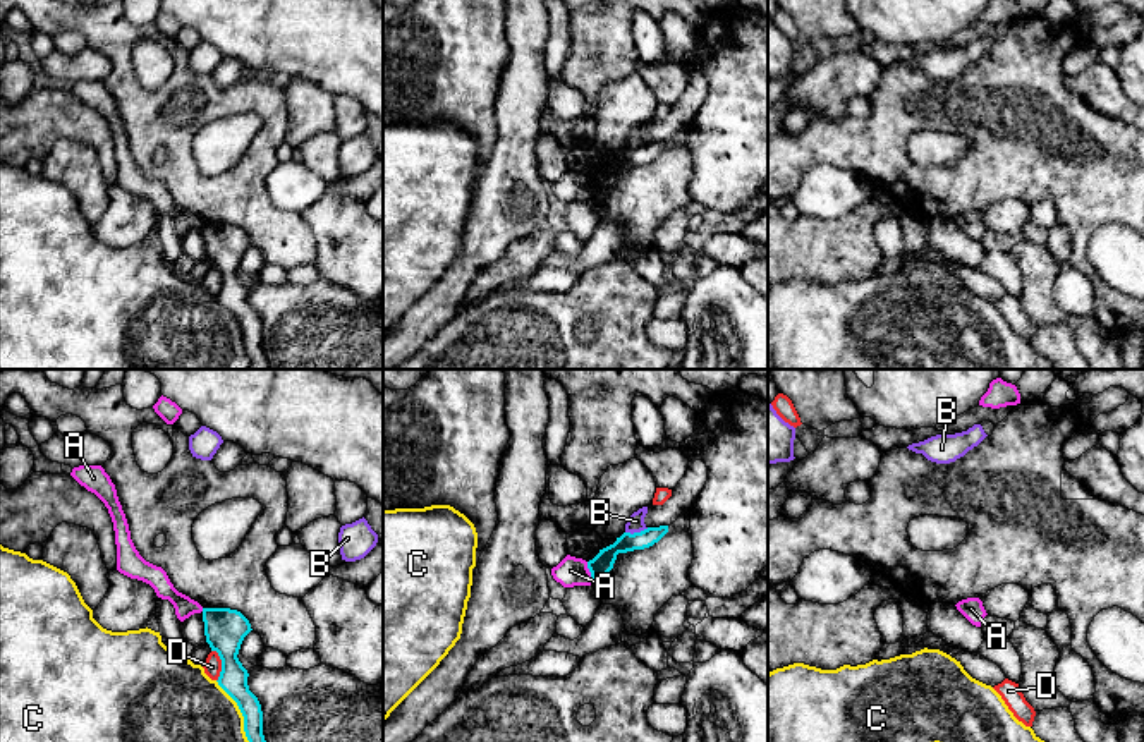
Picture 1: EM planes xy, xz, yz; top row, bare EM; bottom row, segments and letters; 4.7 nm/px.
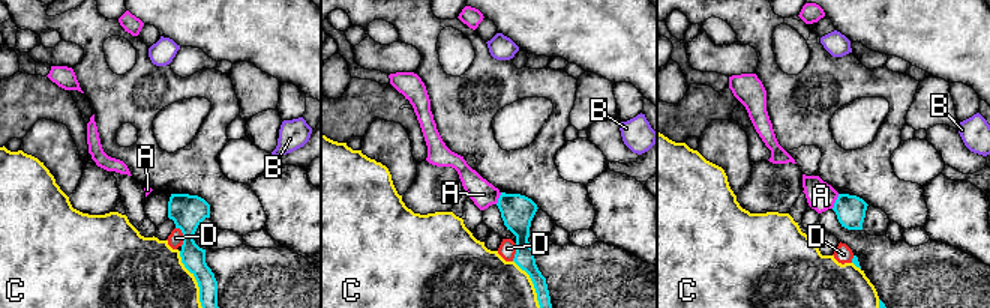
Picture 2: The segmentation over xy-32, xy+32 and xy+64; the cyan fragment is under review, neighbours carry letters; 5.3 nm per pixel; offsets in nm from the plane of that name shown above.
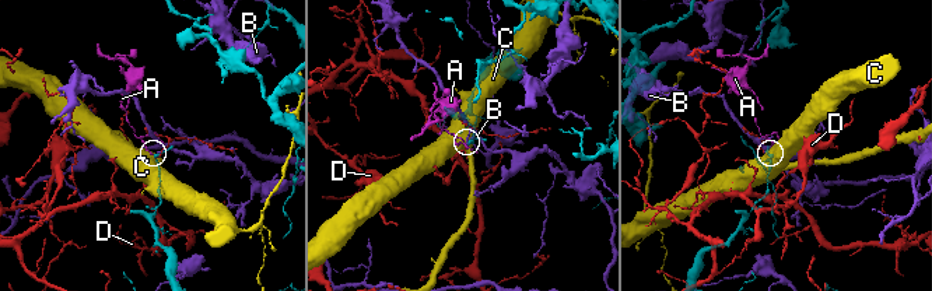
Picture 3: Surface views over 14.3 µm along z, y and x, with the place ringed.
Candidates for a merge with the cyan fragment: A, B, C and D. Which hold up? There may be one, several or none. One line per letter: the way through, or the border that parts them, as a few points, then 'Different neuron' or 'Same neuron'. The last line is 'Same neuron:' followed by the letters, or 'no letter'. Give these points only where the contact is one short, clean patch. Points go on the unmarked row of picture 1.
A: Boundary: xz (586, 177), (591, 196). Different neuron
B: Different neuron
C: Different neuron
D: Boundary: xy (212, 265), (220, 275), (217, 296). Different neuron
Same neuron: no letter

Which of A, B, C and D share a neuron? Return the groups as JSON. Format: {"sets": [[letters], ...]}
{"sets": [["A"], ["B"], ["C"], ["D"]]}

